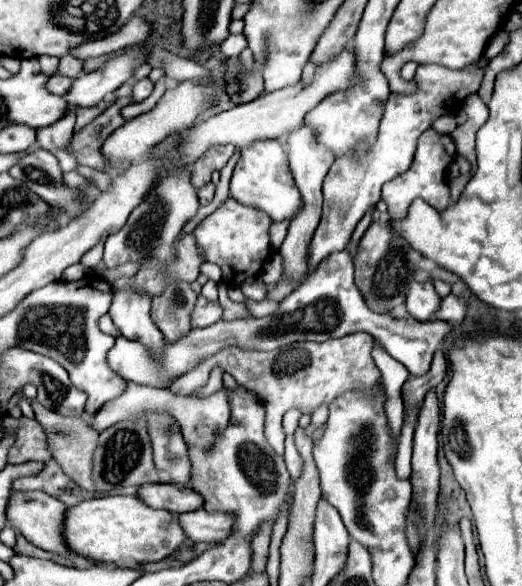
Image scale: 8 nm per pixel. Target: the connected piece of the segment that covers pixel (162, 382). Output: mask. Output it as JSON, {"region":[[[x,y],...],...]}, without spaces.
{"region":[[[344,248],[324,258],[316,266],[316,270],[312,270],[302,280],[302,284],[280,302],[280,308],[272,316],[232,320],[232,322],[218,320],[218,324],[212,324],[206,328],[194,328],[182,340],[174,344],[166,342],[166,348],[160,360],[154,360],[140,342],[118,336],[114,348],[108,352],[108,364],[124,380],[134,380],[138,384],[150,384],[156,388],[164,388],[176,376],[188,372],[196,362],[220,352],[226,346],[240,346],[240,348],[252,348],[252,350],[276,350],[276,348],[282,348],[294,342],[306,342],[306,340],[324,342],[328,338],[342,338],[346,334],[366,332],[374,336],[392,358],[404,364],[412,376],[424,376],[430,370],[436,348],[446,340],[452,328],[454,326],[450,322],[442,322],[442,320],[418,322],[410,316],[394,318],[394,316],[386,316],[386,314],[378,314],[370,310],[360,290],[354,284],[352,254],[348,248]]]}

